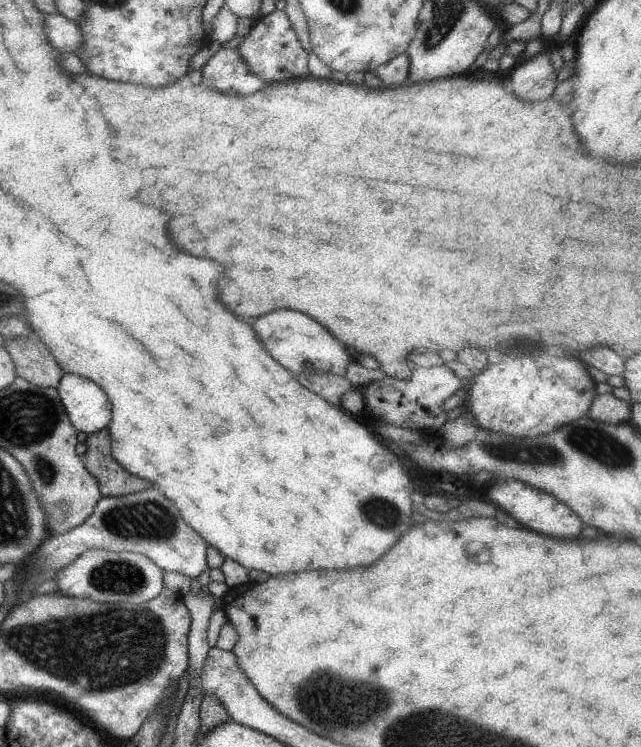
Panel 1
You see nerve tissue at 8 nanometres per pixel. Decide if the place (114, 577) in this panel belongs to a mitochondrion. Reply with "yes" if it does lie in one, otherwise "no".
yes

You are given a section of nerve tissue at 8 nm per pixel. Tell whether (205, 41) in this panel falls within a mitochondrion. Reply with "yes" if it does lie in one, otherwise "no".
no

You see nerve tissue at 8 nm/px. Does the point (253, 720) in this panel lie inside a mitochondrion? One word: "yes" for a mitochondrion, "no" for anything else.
no

